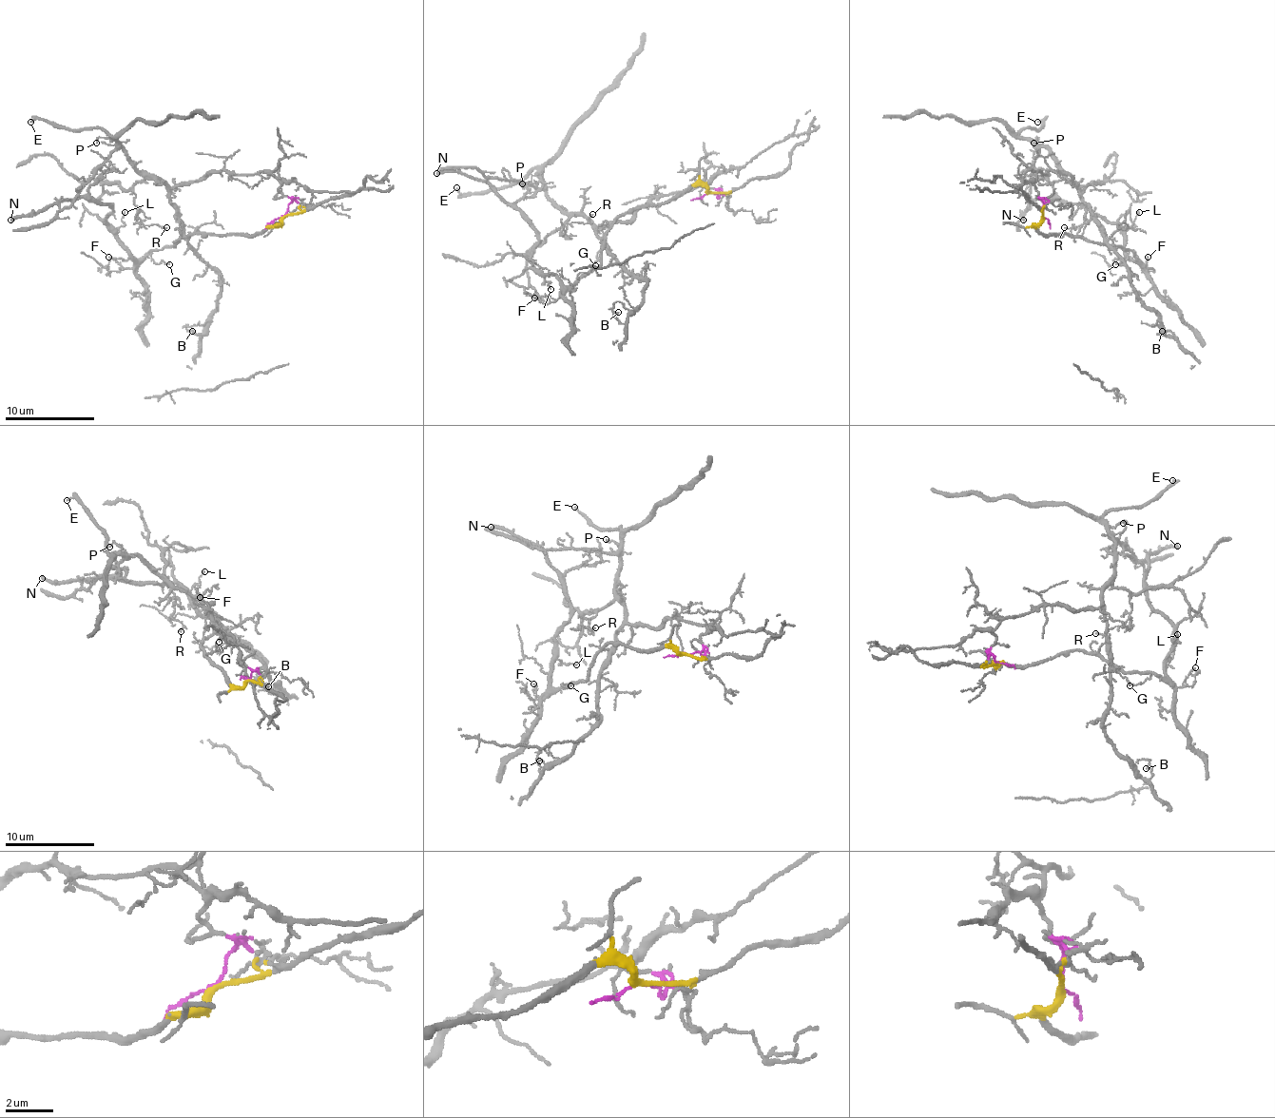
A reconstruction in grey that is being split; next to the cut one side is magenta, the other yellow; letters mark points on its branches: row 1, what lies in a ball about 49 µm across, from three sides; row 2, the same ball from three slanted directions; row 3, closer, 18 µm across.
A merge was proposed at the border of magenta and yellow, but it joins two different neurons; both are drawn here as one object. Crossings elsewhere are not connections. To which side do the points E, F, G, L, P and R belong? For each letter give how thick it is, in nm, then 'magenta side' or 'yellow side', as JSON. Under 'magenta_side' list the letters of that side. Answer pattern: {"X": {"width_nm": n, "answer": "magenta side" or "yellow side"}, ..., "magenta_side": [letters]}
{"E": {"width_nm": 140, "answer": "magenta side"}, "F": {"width_nm": 150, "answer": "yellow side"}, "G": {"width_nm": 90, "answer": "yellow side"}, "L": {"width_nm": 100, "answer": "yellow side"}, "P": {"width_nm": 130, "answer": "magenta side"}, "R": {"width_nm": 100, "answer": "magenta side"}, "magenta_side": ["E", "P", "R"]}

